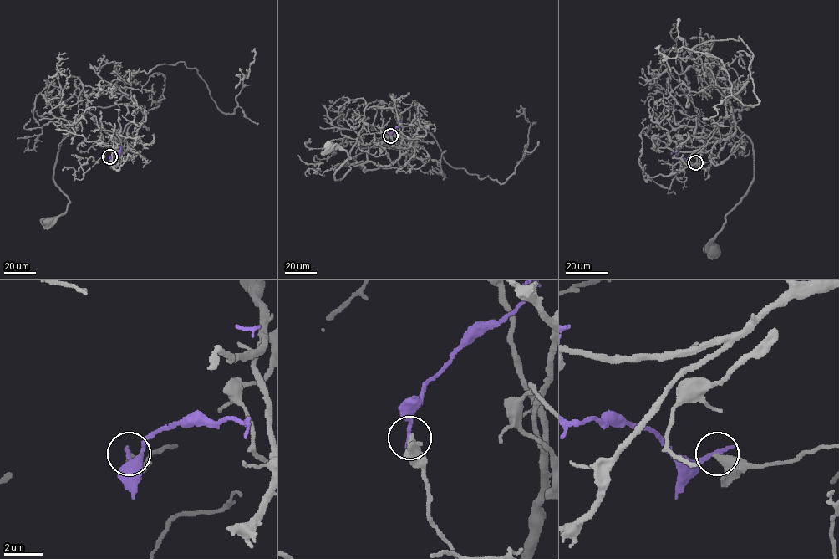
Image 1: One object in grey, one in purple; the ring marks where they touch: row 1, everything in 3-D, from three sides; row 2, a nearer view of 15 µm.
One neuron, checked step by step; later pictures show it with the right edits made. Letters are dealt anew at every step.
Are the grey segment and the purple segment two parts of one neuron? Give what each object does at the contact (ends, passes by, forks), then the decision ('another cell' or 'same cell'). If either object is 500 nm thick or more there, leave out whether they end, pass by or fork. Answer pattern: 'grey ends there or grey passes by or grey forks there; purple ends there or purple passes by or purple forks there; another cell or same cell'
grey ends there; purple ends there; another cell

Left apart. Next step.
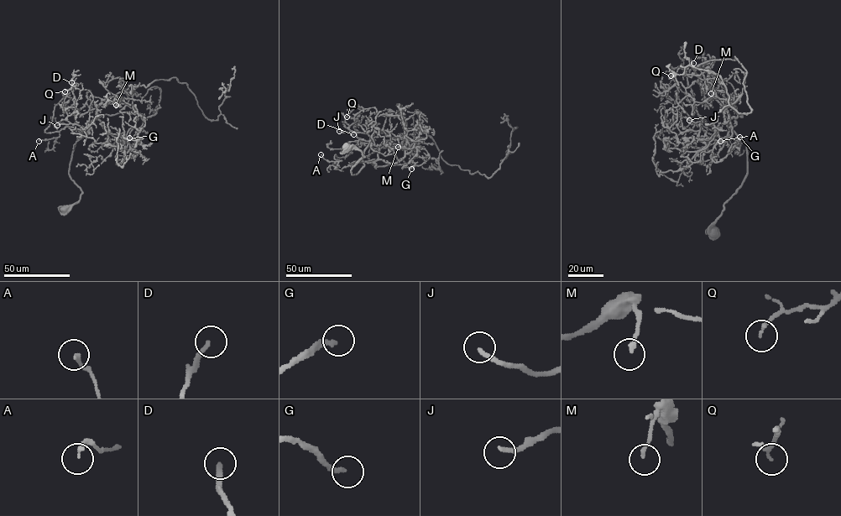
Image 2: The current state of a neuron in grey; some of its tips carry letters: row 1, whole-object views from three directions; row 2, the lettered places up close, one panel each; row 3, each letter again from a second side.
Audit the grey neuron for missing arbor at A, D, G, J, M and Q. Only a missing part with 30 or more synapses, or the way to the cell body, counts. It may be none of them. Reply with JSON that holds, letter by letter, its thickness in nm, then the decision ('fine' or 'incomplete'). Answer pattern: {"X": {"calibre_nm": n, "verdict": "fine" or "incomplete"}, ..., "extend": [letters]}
{"A": {"calibre_nm": 180, "verdict": "fine"}, "D": {"calibre_nm": 220, "verdict": "incomplete"}, "G": {"calibre_nm": 200, "verdict": "incomplete"}, "J": {"calibre_nm": 200, "verdict": "incomplete"}, "M": {"calibre_nm": 170, "verdict": "fine"}, "Q": {"calibre_nm": 170, "verdict": "fine"}, "extend": ["D", "G", "J"]}

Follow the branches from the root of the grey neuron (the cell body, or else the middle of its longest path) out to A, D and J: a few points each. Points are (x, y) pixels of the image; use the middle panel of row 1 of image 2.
A: (347, 146), (364, 156), (352, 174), (378, 158), (369, 143), (334, 155), (342, 160), (321, 154)
D: (347, 146), (364, 156), (351, 169), (355, 174), (364, 165), (369, 142), (357, 138), (355, 129), (353, 134)
J: (347, 146), (358, 149), (364, 156), (351, 169), (355, 174), (364, 165), (363, 155), (370, 137), (339, 131)

